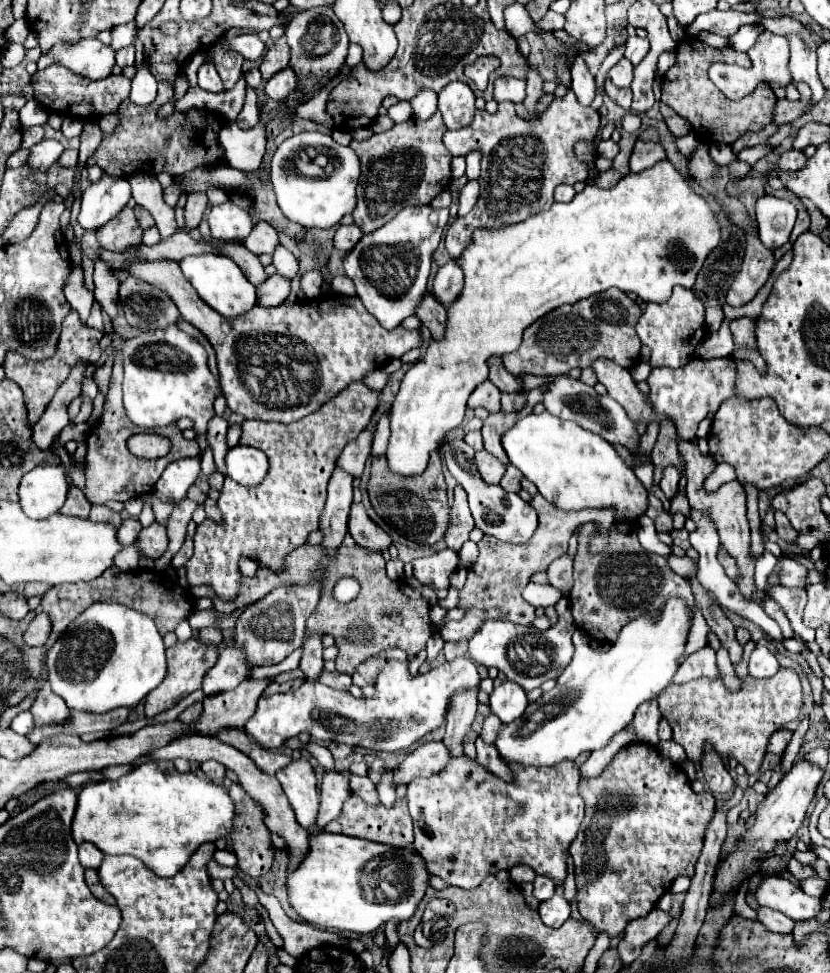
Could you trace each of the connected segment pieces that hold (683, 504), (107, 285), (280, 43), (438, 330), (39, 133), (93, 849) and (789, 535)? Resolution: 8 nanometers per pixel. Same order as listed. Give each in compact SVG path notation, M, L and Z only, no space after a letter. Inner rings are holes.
M676 495L670 501L670 513L682 513L682 515L690 517L690 505L686 501L686 495Z
M102 259L94 261L94 297L102 305L102 309L114 317L116 315L116 305L118 305L118 275L106 265Z
M280 37L274 41L272 47L268 47L268 53L260 65L260 73L264 79L268 79L280 69L284 69L288 63L290 63L290 47L286 43L286 37Z
M426 293L426 297L422 299L422 307L418 309L418 319L430 329L430 333L432 333L434 339L440 341L440 339L444 337L448 315L446 315L444 305L438 303L438 301L434 299L434 295Z
M32 126L22 131L22 148L31 148L44 138L44 129L42 126Z
M88 841L78 845L78 855L80 855L80 861L82 861L84 867L94 867L94 869L98 869L98 865L100 865L100 861L104 857L104 853L96 845L92 845Z
M774 511L774 517L776 517L776 533L778 533L778 537L780 537L782 541L786 541L786 543L792 543L792 541L798 537L798 531L792 529L792 525L790 525L790 521L784 517L784 513Z

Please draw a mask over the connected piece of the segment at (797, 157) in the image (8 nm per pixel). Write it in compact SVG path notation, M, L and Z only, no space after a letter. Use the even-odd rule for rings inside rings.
M786 151L782 157L780 157L780 163L778 163L778 169L786 169L786 171L800 171L804 169L808 163L808 157L804 155L804 151Z

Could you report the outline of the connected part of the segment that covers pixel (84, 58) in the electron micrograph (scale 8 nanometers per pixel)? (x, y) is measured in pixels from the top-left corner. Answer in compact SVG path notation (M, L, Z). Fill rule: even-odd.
M80 39L76 43L56 43L38 59L38 69L58 63L90 81L106 79L114 67L114 51L98 39Z

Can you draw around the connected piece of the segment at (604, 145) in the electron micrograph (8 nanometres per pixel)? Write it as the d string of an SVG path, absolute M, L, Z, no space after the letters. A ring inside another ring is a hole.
M600 141L598 143L598 155L606 159L614 159L618 155L618 145L614 141Z

